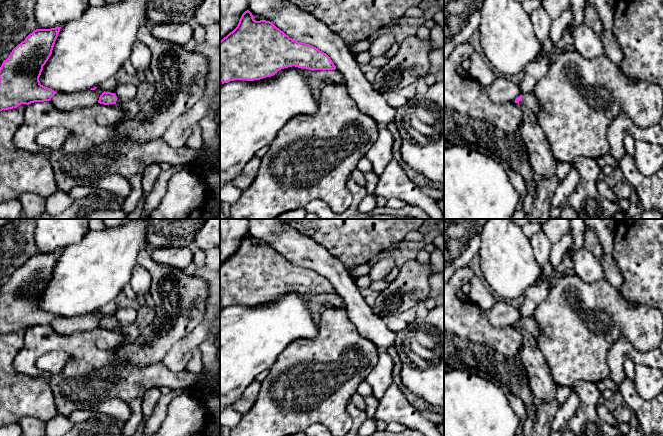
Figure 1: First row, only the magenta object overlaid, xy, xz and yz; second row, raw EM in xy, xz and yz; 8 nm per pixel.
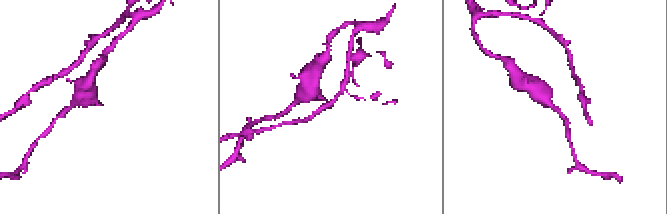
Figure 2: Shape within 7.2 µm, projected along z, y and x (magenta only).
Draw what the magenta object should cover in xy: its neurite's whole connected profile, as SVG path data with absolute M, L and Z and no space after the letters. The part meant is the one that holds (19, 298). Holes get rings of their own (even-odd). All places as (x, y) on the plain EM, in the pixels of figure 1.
M61 251L36 253L18 268L0 291L0 335L17 332L21 328L50 325L57 317L40 308L43 290L52 278Z

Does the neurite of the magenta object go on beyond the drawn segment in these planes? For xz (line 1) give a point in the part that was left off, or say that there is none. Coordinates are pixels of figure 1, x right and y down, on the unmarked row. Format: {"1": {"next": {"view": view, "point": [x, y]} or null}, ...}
{"1": {"next": null}}

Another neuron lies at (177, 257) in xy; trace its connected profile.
M188 246L162 247L150 251L155 262L176 269L185 269L193 260L193 248Z

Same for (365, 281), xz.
M364 275L361 277L358 277L357 279L355 279L355 283L357 285L358 288L367 288L370 287L371 283L373 281L371 280L371 278L369 277L369 275Z

